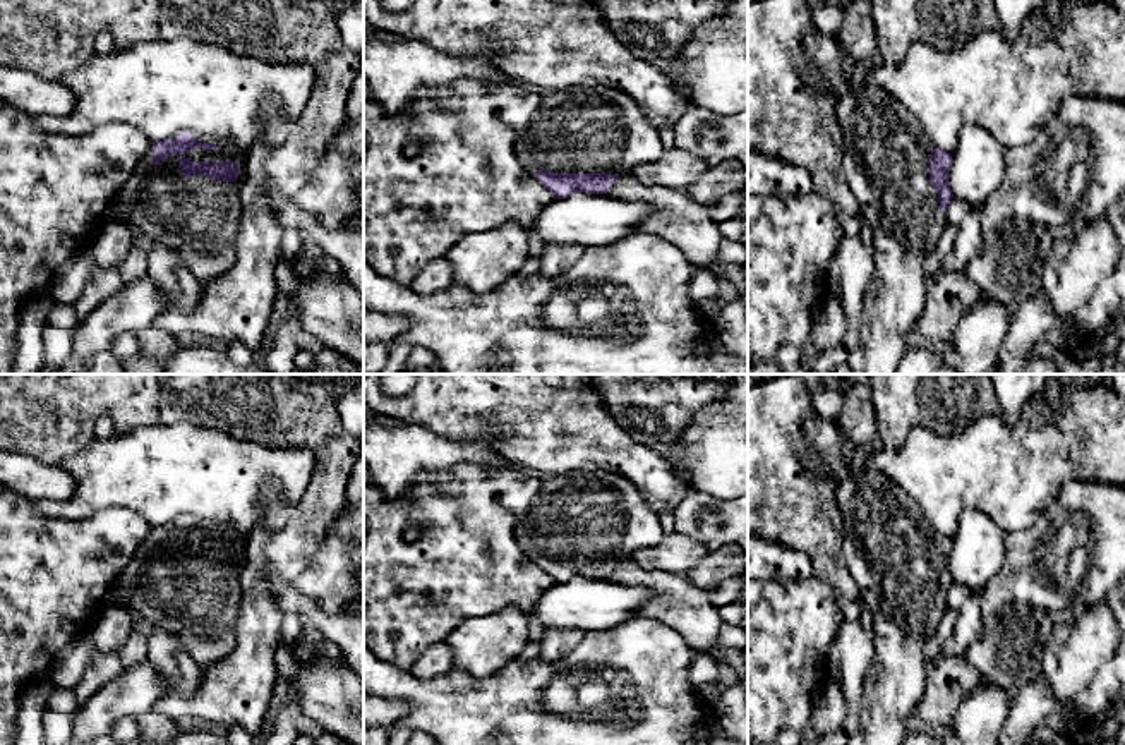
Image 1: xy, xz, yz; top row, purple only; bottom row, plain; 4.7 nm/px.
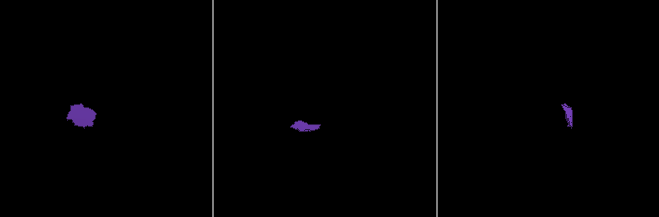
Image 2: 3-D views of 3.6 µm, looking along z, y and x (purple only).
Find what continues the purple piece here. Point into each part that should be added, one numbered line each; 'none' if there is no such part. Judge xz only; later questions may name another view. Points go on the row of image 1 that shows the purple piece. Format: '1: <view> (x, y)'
1: xz (601, 129)

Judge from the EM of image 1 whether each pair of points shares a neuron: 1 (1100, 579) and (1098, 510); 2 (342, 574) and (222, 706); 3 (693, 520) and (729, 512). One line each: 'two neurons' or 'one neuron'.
1: one neuron
2: two neurons
3: one neuron

